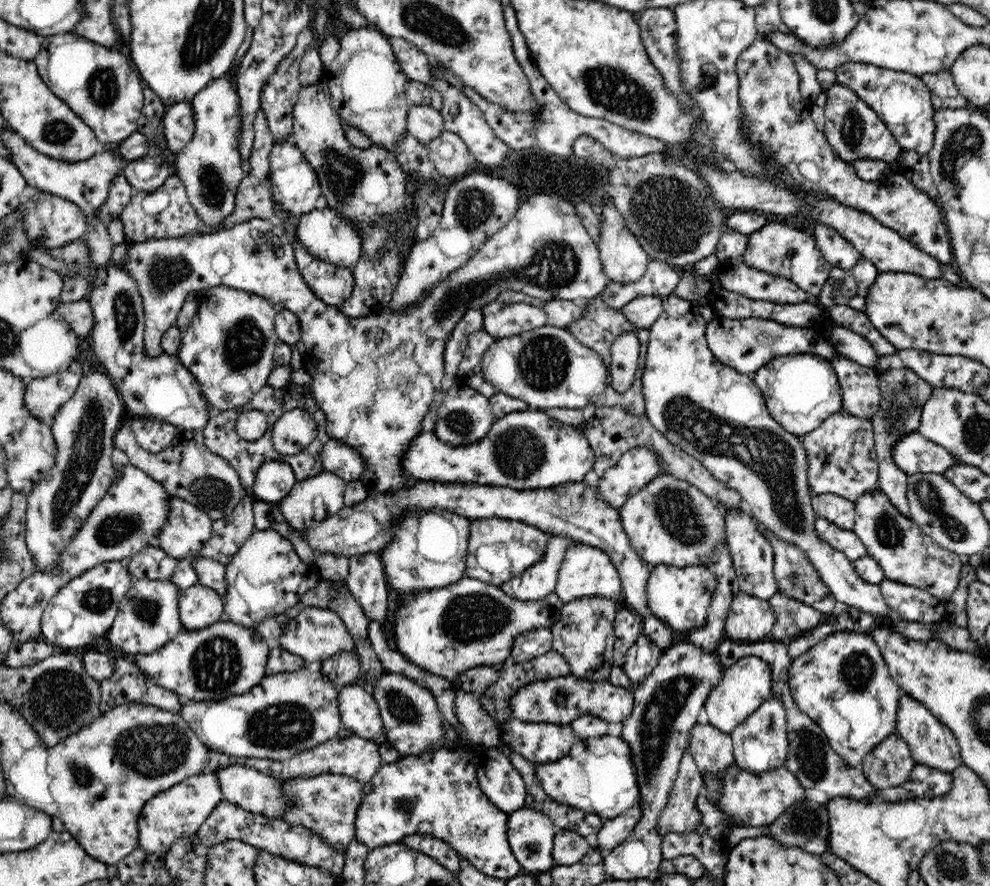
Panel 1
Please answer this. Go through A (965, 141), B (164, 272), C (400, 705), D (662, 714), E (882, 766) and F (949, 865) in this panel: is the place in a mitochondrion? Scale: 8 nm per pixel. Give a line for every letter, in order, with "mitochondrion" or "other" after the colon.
A: mitochondrion
B: mitochondrion
C: mitochondrion
D: mitochondrion
E: mitochondrion
F: mitochondrion

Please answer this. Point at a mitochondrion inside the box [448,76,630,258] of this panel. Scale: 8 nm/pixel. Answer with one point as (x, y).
(474, 208)

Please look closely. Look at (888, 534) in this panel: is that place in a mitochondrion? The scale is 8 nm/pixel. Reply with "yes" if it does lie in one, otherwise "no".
yes

